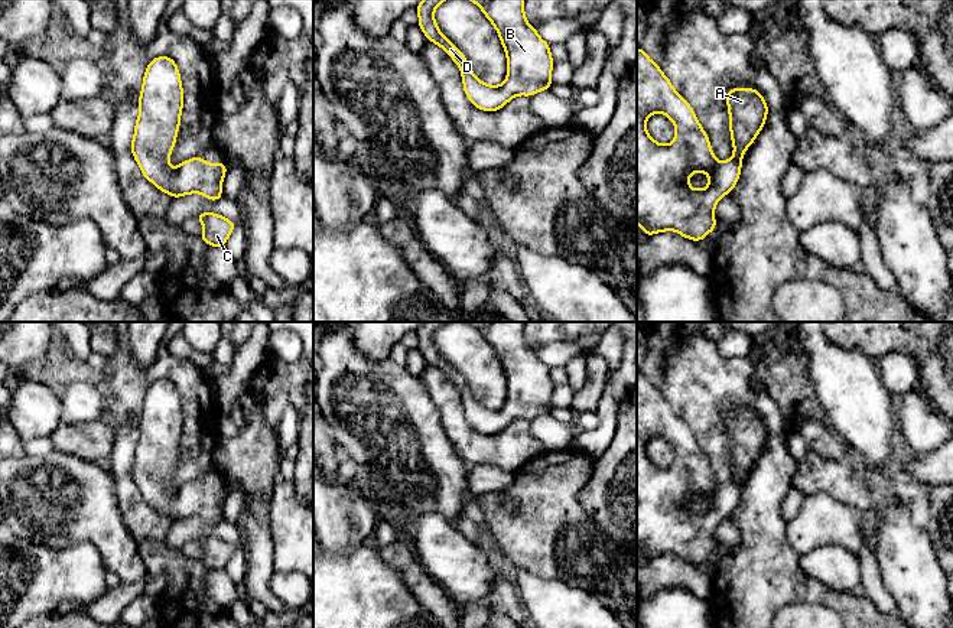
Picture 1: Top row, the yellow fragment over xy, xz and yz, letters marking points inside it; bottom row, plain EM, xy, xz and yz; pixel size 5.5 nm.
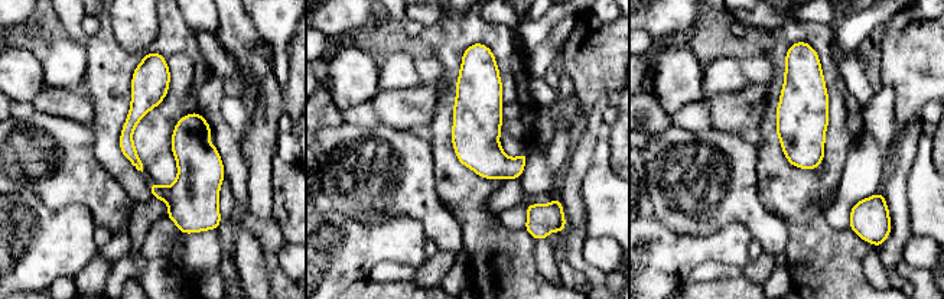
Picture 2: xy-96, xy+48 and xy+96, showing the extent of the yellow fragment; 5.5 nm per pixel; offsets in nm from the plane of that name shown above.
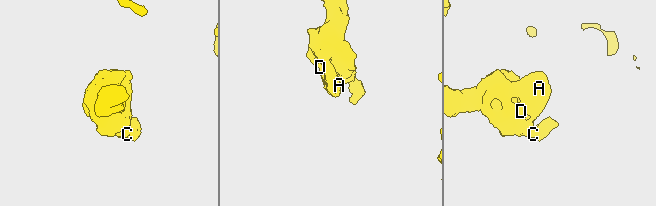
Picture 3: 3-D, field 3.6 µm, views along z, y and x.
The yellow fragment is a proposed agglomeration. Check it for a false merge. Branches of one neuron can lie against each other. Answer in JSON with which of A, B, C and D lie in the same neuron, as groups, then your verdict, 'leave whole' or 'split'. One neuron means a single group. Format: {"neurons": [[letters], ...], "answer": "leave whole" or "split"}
{"neurons": [["A", "B", "C", "D"]], "answer": "leave whole"}

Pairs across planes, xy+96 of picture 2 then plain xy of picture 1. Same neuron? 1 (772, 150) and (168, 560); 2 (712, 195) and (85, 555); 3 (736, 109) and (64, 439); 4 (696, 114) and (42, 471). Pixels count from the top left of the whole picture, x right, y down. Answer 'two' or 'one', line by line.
1: one
2: two
3: one
4: two

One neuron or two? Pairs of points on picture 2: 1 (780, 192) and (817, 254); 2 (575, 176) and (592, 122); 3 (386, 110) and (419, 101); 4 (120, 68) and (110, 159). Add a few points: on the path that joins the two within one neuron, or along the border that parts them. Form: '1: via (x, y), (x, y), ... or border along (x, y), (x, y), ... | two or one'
1: via (796, 208), (804, 217), (811, 239) | one
2: via (578, 163), (591, 135) | one
3: via (394, 109), (410, 107) | one
4: via (108, 91), (108, 136) | one

